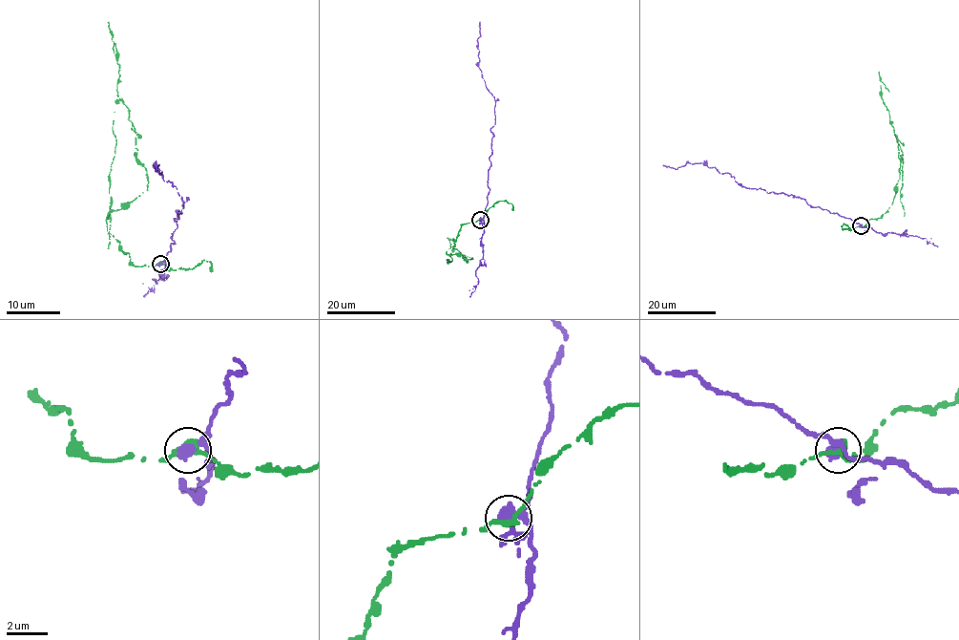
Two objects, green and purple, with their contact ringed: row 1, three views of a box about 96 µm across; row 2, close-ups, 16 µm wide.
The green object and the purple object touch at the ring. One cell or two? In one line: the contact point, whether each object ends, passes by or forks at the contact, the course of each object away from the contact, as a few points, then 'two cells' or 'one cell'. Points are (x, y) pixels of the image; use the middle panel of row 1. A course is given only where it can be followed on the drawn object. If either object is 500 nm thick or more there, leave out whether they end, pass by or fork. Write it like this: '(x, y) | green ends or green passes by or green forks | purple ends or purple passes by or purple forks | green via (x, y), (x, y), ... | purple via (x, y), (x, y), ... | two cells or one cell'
(480, 220) | green passes by | purple passes by | green via (480, 220), (462, 224), (454, 245), (446, 253), (471, 259), (452, 248), (452, 240), (449, 241), (450, 248) | purple via (480, 220), (489, 190), (488, 170), (493, 136), (490, 129), (494, 124), (495, 100), (477, 65), (479, 22) | two cells

